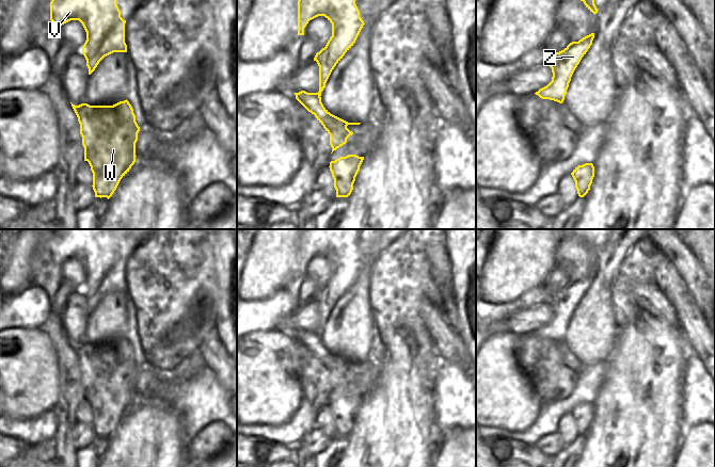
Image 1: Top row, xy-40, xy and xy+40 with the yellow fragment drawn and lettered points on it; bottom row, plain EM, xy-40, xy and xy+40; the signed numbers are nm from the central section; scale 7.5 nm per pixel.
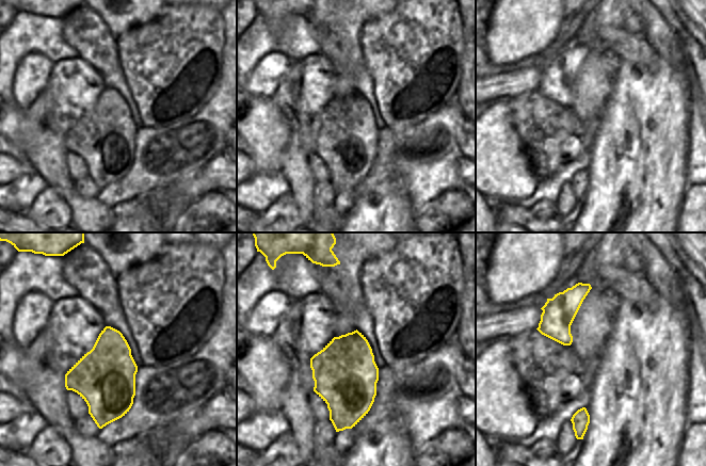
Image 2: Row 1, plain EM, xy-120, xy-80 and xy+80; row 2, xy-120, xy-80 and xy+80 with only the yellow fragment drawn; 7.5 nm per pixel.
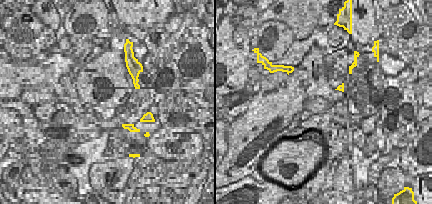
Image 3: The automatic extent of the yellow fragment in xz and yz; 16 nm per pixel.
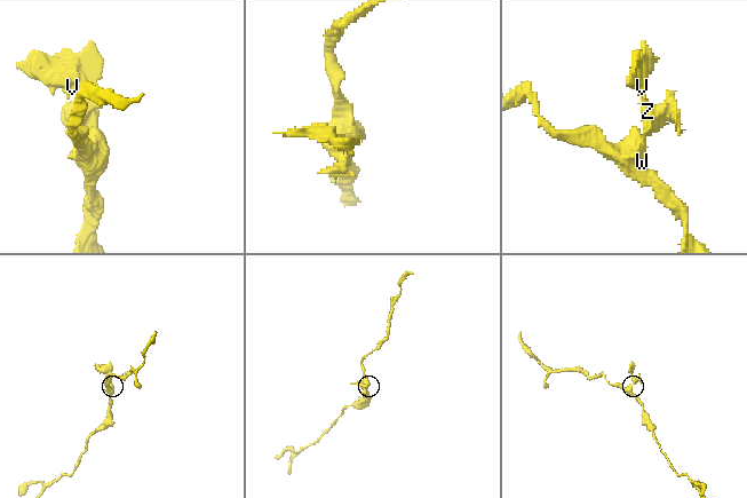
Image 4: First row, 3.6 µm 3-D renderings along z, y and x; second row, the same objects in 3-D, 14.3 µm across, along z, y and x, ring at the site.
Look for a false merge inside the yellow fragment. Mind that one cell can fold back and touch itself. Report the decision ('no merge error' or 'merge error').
merge error

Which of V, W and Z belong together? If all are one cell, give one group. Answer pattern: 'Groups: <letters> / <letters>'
Groups: V Z / W

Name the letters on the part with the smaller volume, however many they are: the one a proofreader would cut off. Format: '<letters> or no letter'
V, Z

